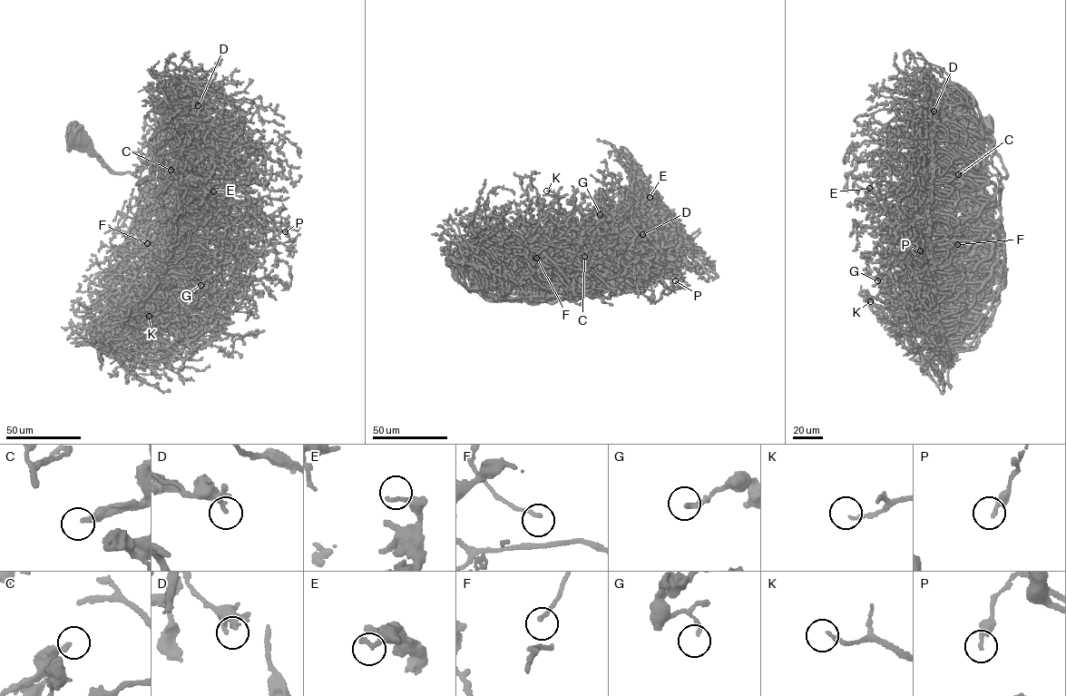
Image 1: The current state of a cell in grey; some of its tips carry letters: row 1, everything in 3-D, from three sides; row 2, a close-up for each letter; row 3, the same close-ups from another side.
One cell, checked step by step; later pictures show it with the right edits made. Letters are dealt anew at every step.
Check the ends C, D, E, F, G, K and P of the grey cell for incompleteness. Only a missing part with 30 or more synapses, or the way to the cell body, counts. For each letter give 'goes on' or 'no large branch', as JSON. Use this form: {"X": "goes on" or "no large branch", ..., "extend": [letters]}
{"C": "no large branch", "D": "no large branch", "E": "no large branch", "F": "no large branch", "G": "no large branch", "K": "no large branch", "P": "no large branch", "extend": []}

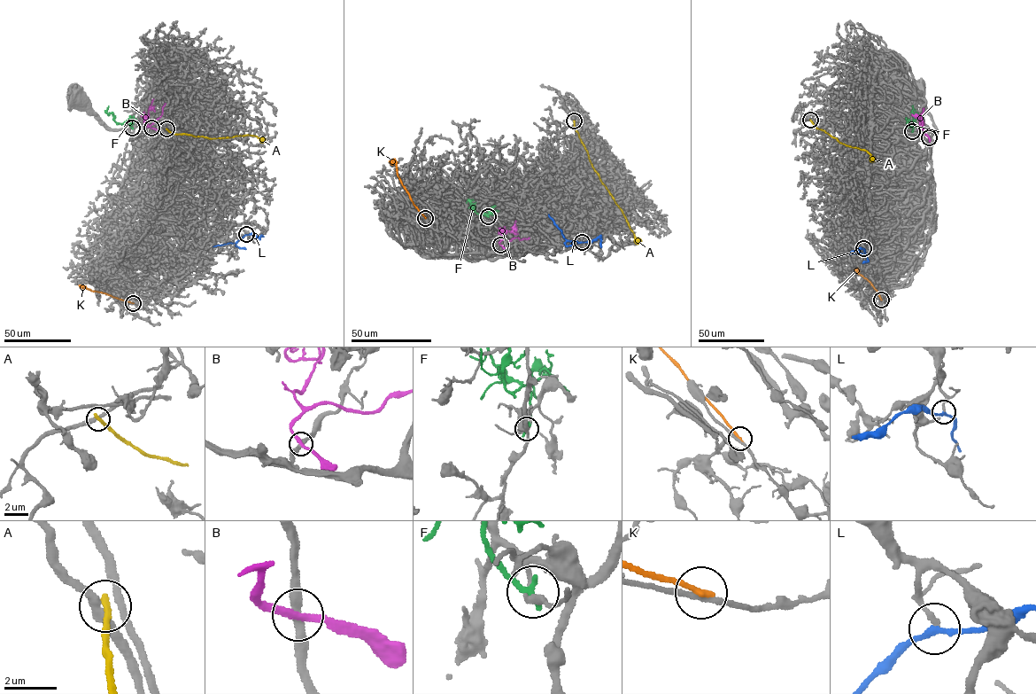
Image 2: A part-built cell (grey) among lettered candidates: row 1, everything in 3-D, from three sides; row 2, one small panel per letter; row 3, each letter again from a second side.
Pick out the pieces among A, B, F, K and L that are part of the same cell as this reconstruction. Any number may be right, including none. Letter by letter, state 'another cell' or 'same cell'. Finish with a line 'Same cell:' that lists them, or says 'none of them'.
A: another cell
B: another cell
F: another cell
K: another cell
L: another cell
Same cell: none of them

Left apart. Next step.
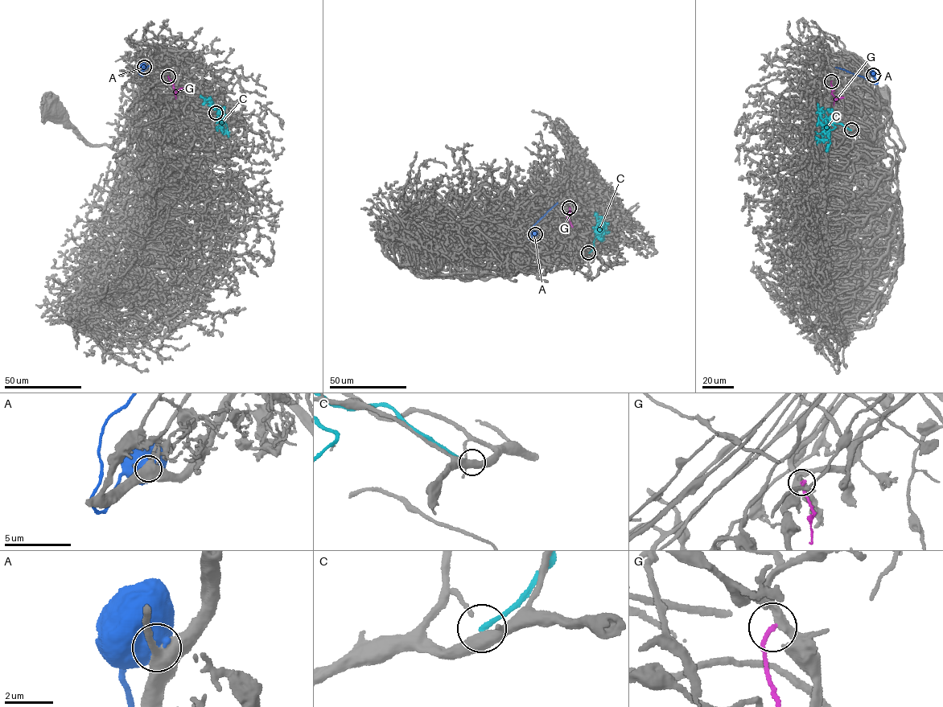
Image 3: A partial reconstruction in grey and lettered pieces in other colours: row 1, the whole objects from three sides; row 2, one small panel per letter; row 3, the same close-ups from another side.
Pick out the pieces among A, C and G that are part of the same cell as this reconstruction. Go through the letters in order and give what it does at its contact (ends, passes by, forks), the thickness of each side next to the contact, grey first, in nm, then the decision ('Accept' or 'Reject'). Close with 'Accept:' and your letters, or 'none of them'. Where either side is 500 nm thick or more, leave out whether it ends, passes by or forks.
A: Thickness 480 nm (grey) against 950 nm. Reject
C: It ends there. Thickness 400 nm (grey) against 200 nm. Reject
G: It ends there. Thickness 360 nm (grey) against 180 nm. Reject
Accept: none of them

